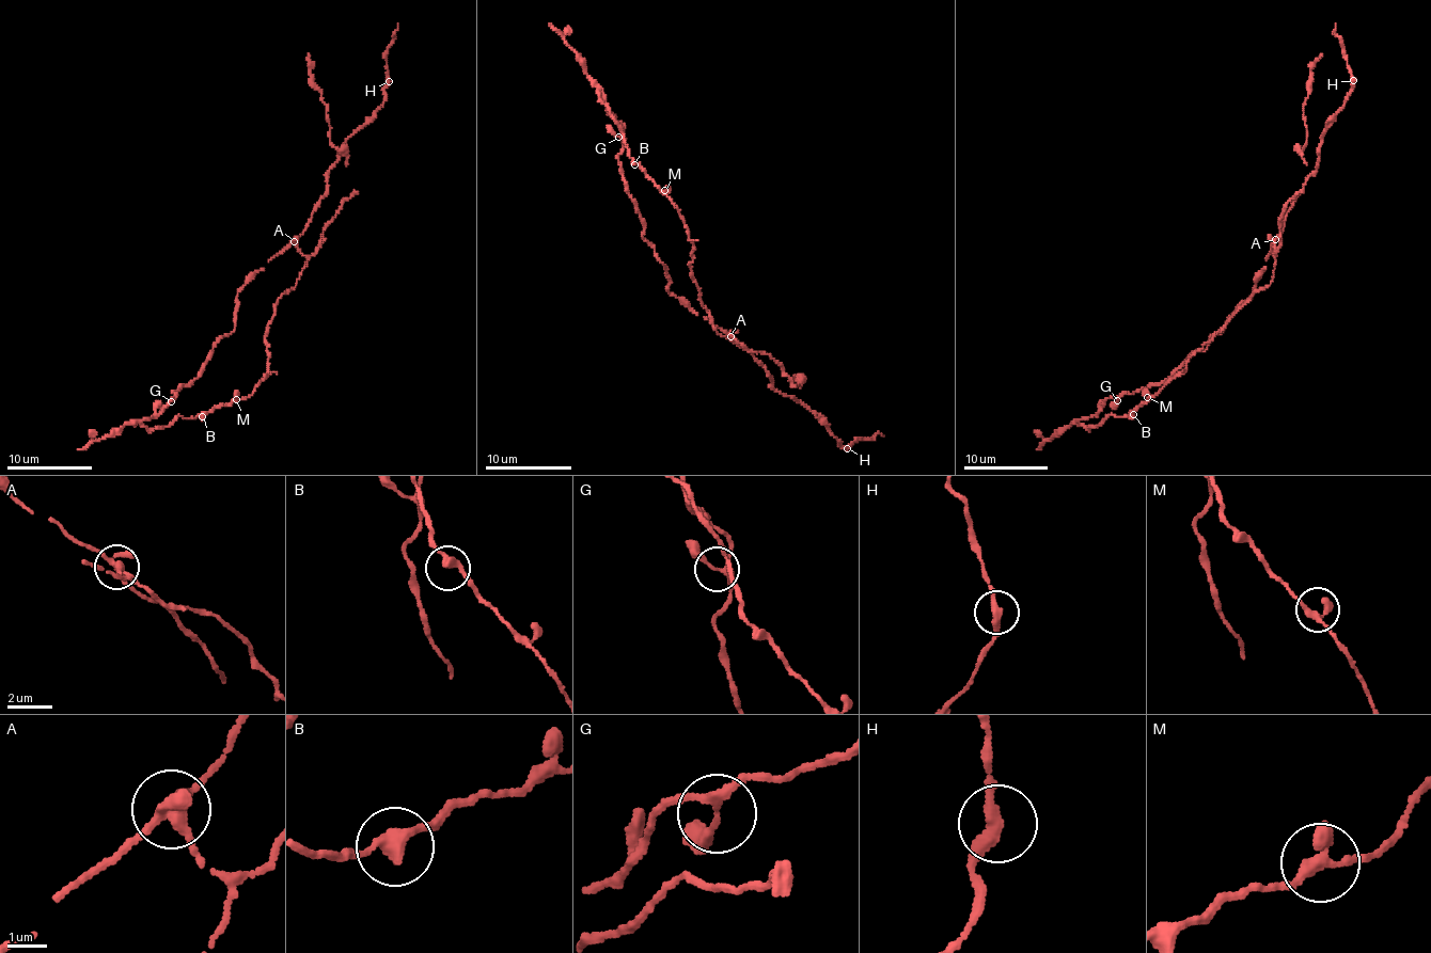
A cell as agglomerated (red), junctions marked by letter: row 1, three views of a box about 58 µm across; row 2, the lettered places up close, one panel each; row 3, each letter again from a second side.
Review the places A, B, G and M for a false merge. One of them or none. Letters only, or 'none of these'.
none of these

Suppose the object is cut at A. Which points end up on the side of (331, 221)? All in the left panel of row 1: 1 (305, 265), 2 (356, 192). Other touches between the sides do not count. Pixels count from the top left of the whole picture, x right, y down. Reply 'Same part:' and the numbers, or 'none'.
Same part: 1, 2

